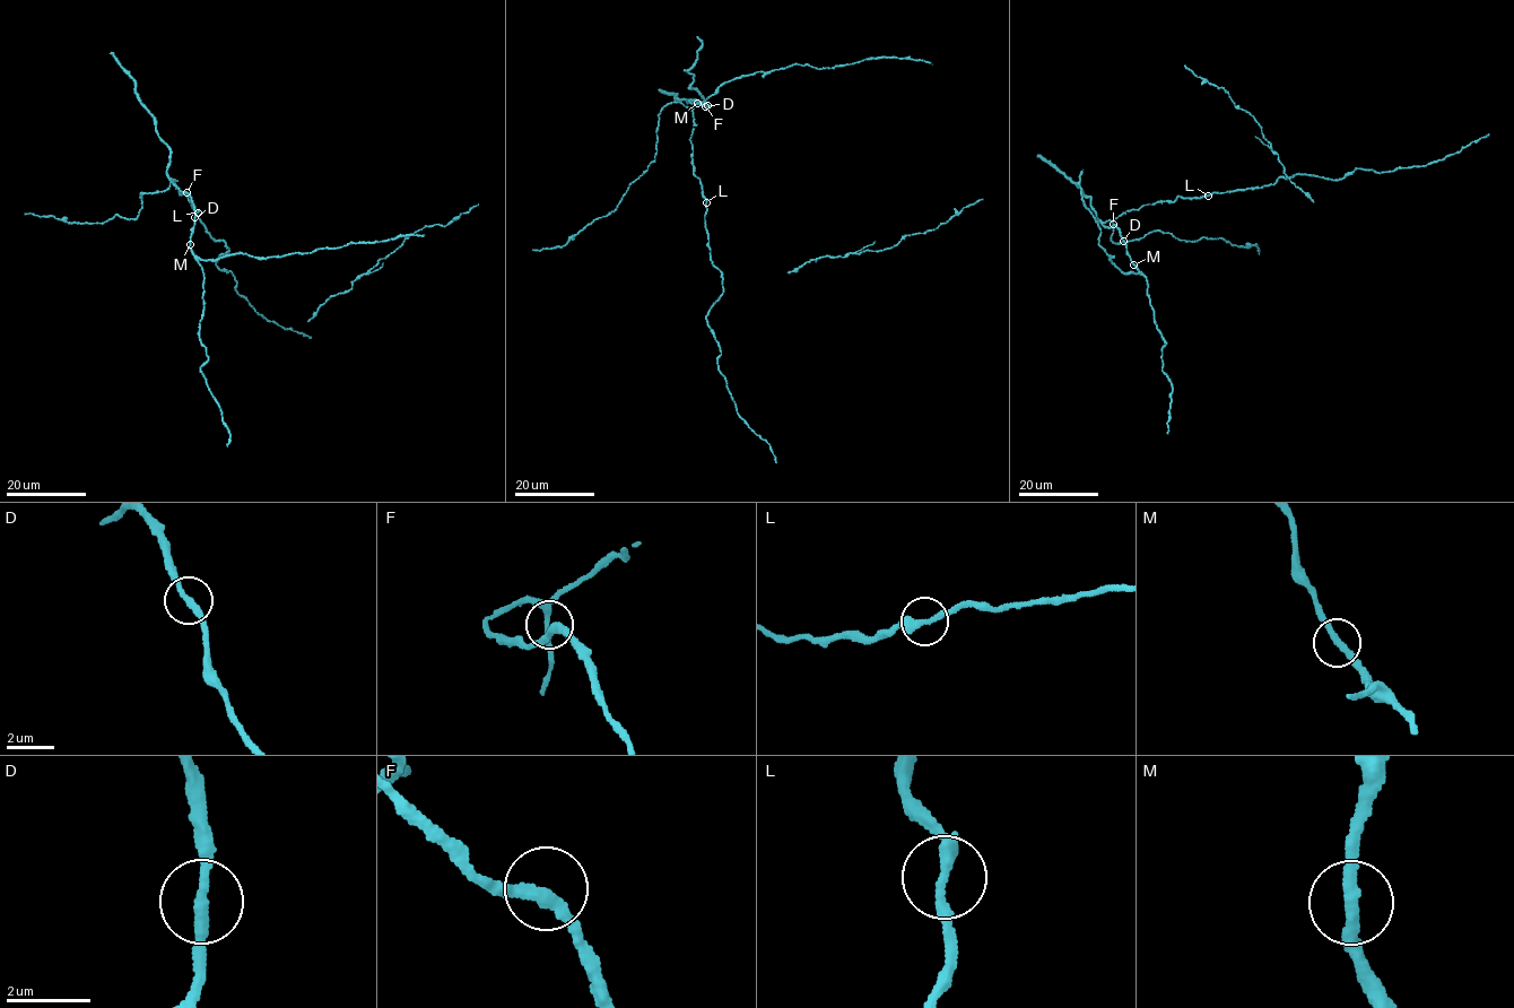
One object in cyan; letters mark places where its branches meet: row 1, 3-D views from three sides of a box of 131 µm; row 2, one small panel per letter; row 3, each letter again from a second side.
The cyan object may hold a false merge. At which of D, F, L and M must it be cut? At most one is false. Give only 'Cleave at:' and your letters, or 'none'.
Cleave at: none

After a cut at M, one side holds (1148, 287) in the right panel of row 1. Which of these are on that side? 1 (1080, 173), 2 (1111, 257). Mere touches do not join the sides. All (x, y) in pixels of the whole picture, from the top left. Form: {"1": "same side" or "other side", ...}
{"1": "same side", "2": "same side"}

